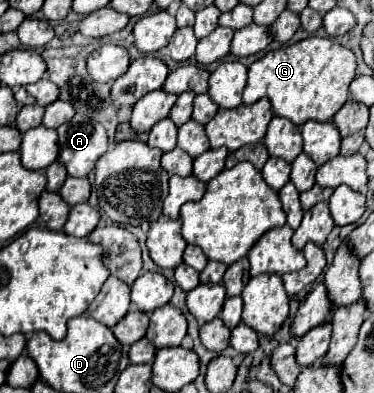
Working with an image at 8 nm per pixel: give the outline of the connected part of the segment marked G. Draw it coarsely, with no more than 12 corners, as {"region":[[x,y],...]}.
{"region":[[309,36],[249,66],[243,102],[329,122],[355,54]]}

